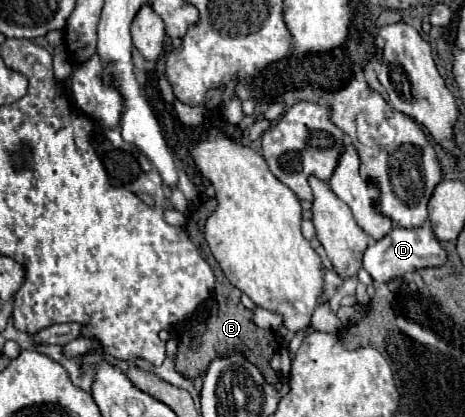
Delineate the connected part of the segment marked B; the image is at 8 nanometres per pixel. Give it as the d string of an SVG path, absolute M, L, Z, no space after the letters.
M209 199L207 203L203 203L197 211L193 211L187 219L187 233L191 237L191 241L201 247L201 253L205 255L205 259L209 261L213 273L215 273L215 289L213 289L213 299L217 303L217 311L211 313L211 317L207 319L207 329L187 329L181 333L181 343L179 343L179 351L177 351L177 359L175 359L175 367L179 373L187 375L187 377L195 377L195 375L201 375L205 371L205 367L215 359L215 357L221 357L221 355L229 355L231 349L243 349L249 359L253 359L253 363L257 363L259 371L263 373L265 381L275 385L277 383L277 373L273 371L271 367L271 359L273 355L279 351L279 335L275 331L265 331L265 329L259 329L255 323L253 323L253 315L251 311L247 311L241 301L239 301L239 295L241 291L237 287L233 287L229 281L223 281L225 275L223 271L219 269L219 265L215 263L205 239L203 239L203 225L205 225L205 219L209 217L209 213L215 209L215 199Z

